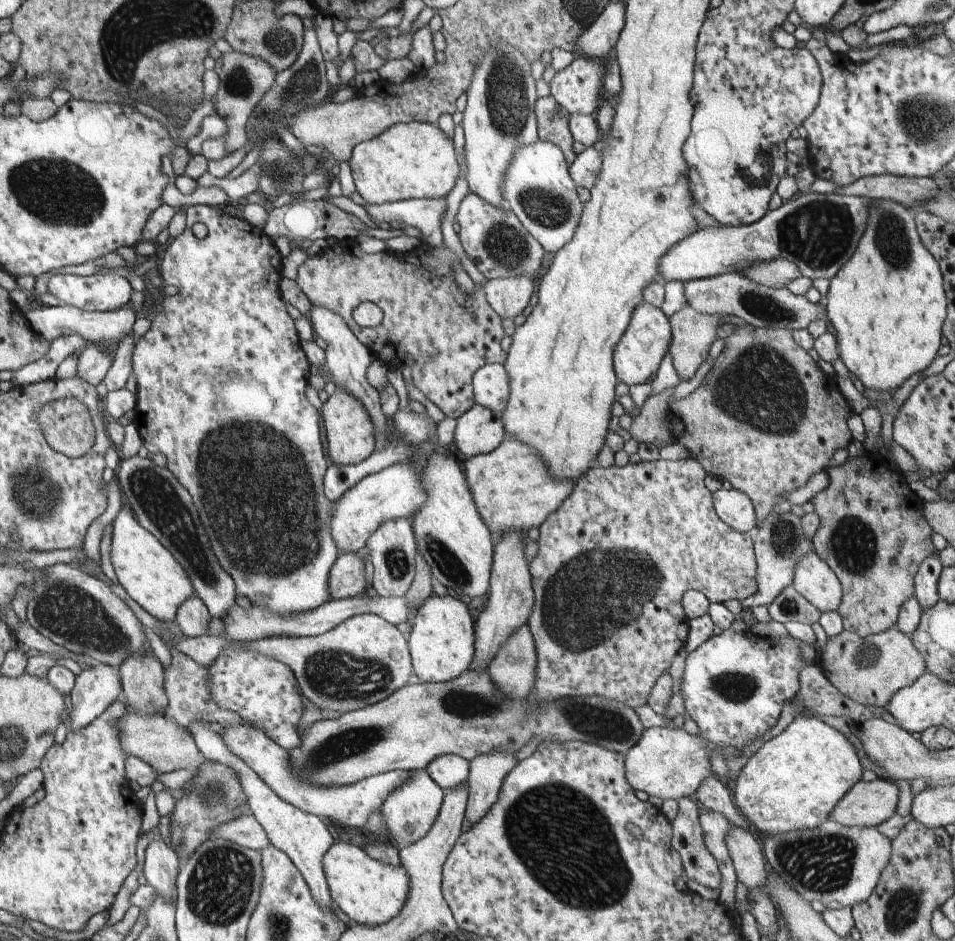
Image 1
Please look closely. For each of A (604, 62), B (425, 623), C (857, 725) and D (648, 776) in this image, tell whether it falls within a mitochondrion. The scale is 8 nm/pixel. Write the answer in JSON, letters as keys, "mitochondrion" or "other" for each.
{"A":"other","B":"other","C":"other","D":"other"}

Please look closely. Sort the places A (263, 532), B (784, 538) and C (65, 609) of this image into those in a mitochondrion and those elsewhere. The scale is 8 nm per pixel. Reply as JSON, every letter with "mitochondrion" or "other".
{"A":"mitochondrion","B":"mitochondrion","C":"mitochondrion"}

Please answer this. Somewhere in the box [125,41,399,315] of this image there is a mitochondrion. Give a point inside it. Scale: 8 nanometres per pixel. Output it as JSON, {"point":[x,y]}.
{"point":[304,82]}

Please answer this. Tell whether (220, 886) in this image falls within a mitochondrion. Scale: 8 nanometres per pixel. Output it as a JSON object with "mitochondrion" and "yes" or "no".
{"mitochondrion":"yes"}

